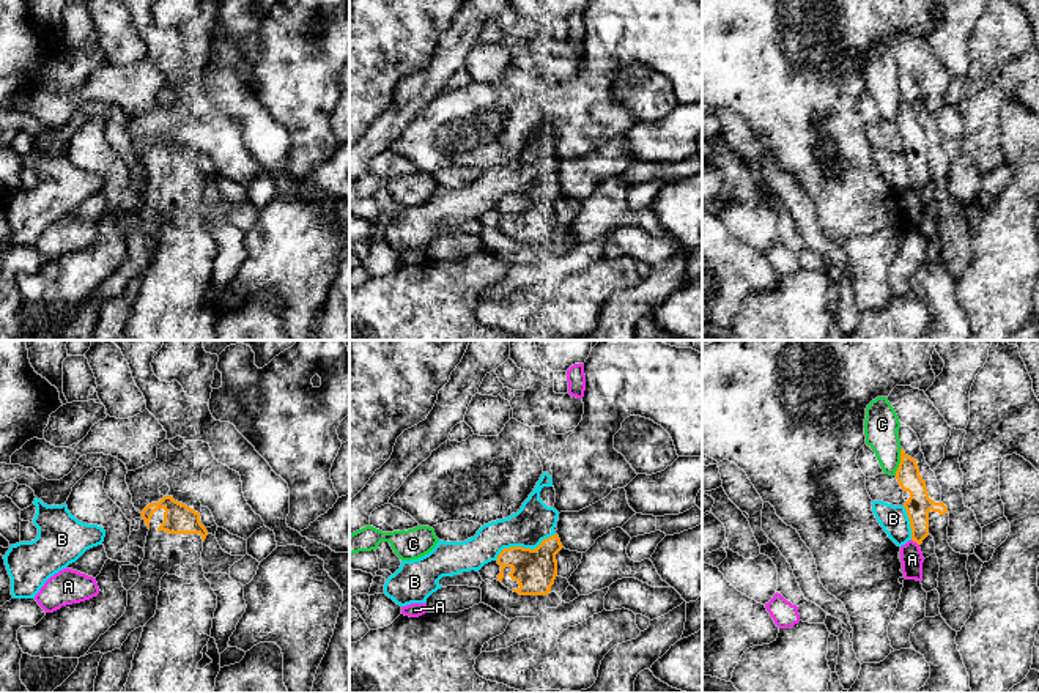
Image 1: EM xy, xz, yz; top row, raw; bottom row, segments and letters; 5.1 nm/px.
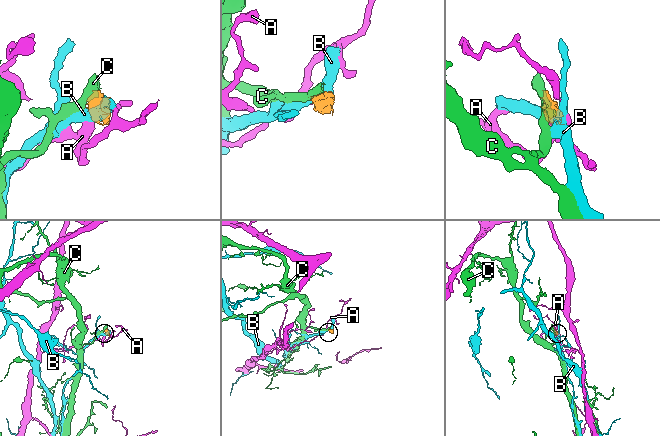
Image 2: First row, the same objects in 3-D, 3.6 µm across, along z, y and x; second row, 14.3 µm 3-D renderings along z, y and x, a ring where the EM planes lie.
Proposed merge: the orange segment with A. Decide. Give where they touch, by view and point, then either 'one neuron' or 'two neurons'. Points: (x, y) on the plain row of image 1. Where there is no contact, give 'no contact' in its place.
contact yz (915, 188); two neurons

